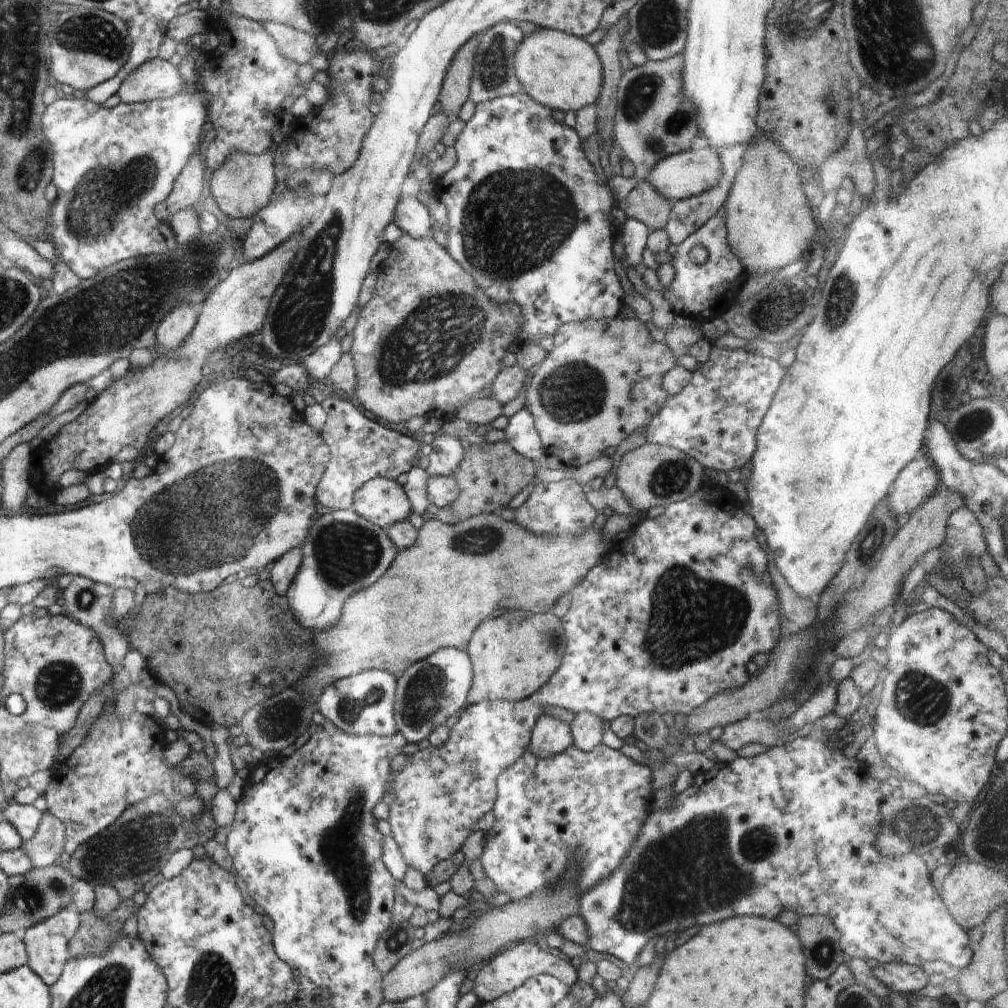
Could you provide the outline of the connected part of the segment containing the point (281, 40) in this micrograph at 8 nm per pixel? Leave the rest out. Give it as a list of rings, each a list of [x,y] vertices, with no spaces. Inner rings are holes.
[[[266,21],[262,23],[262,26],[274,38],[274,42],[278,44],[282,56],[290,58],[296,64],[306,64],[311,58],[320,53],[315,36],[298,32],[294,28],[274,21]]]

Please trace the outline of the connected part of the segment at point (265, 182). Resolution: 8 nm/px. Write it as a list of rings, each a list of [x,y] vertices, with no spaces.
[[[271,148],[262,154],[234,152],[213,171],[210,194],[223,213],[233,218],[253,218],[270,202],[274,195],[274,187],[278,183],[274,172],[274,155],[275,150]]]

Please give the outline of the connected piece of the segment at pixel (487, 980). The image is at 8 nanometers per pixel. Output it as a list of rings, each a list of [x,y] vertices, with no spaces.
[[[520,941],[514,948],[508,948],[508,950],[504,948],[486,963],[483,963],[482,968],[474,980],[473,988],[474,994],[478,997],[479,1002],[496,1000],[499,996],[516,990],[526,980],[539,974],[549,974],[556,978],[556,980],[561,980],[562,984],[566,984],[569,987],[578,981],[576,966],[571,965],[566,958],[554,956],[554,954],[542,949],[543,947],[539,947],[532,942]]]

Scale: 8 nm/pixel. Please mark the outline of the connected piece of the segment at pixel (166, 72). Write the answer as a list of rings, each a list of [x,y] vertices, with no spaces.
[[[159,56],[146,61],[134,71],[118,96],[124,102],[148,102],[176,96],[185,80],[179,69]]]

